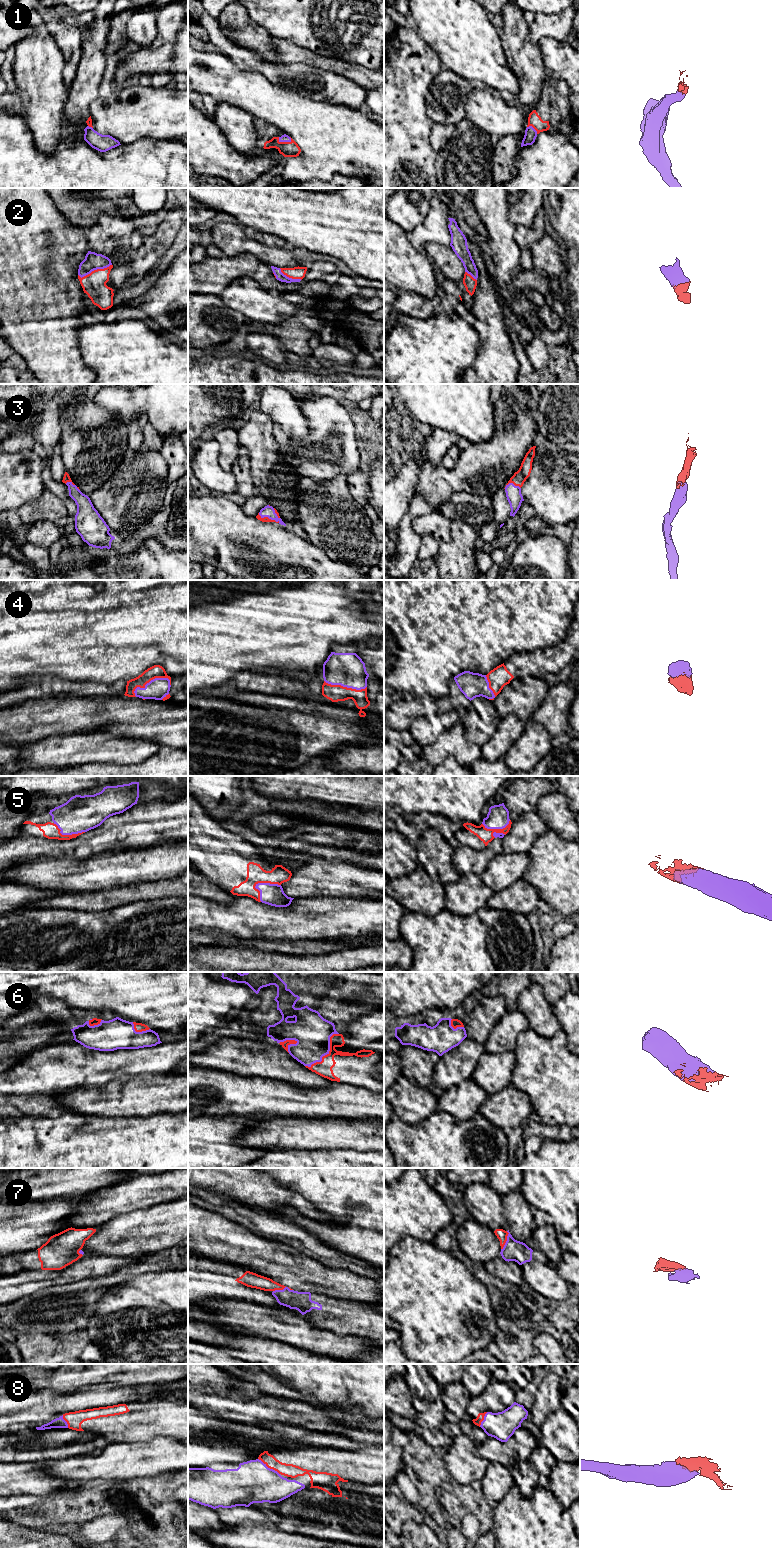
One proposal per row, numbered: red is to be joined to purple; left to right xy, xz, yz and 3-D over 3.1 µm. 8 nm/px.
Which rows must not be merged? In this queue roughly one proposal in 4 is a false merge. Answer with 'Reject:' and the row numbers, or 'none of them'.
Reject: none of them

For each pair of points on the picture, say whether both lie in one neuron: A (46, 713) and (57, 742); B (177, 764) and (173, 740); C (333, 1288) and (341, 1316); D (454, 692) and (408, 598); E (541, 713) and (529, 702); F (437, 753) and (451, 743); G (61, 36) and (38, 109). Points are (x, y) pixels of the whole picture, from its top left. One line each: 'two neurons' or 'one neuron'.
A: two neurons
B: two neurons
C: two neurons
D: two neurons
E: two neurons
F: one neuron
G: two neurons

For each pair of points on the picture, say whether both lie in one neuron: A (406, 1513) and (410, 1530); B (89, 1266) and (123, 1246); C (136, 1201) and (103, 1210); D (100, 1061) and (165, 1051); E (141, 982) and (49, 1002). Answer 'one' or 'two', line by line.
A: two
B: two
C: one
D: one
E: two

